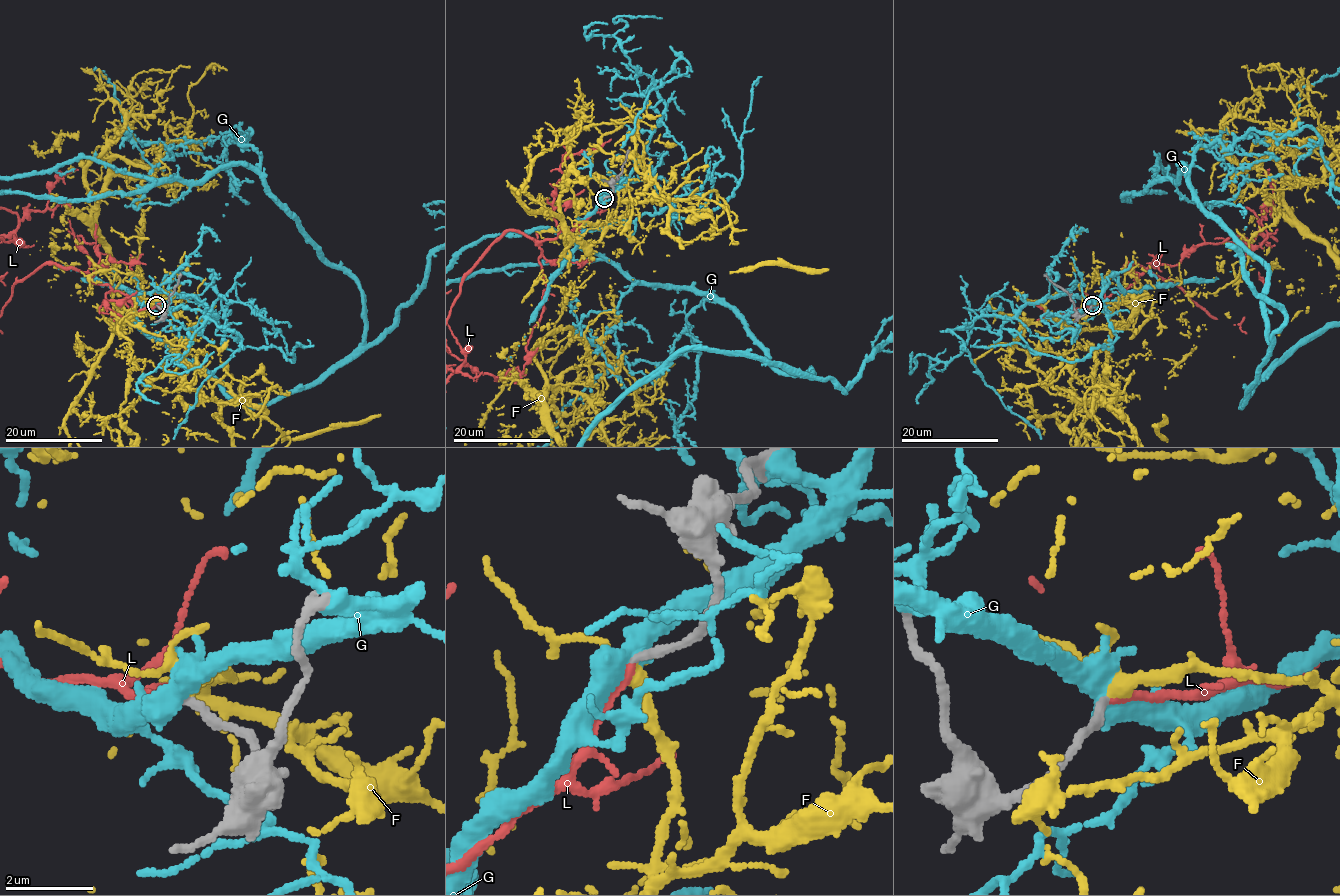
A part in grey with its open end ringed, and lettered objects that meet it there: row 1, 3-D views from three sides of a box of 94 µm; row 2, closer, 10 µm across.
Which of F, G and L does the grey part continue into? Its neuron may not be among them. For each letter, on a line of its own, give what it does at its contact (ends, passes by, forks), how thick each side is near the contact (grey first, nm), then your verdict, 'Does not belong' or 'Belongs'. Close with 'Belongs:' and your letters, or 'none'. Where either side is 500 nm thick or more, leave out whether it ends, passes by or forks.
F: It forks there. Thickness 200 nm (grey) against 240 nm. Does not belong
G: It forks there. Thickness 200 nm (grey) against 460 nm. Does not belong
L: It ends there. Thickness 200 nm (grey) against 200 nm. Belongs
Belongs: L

